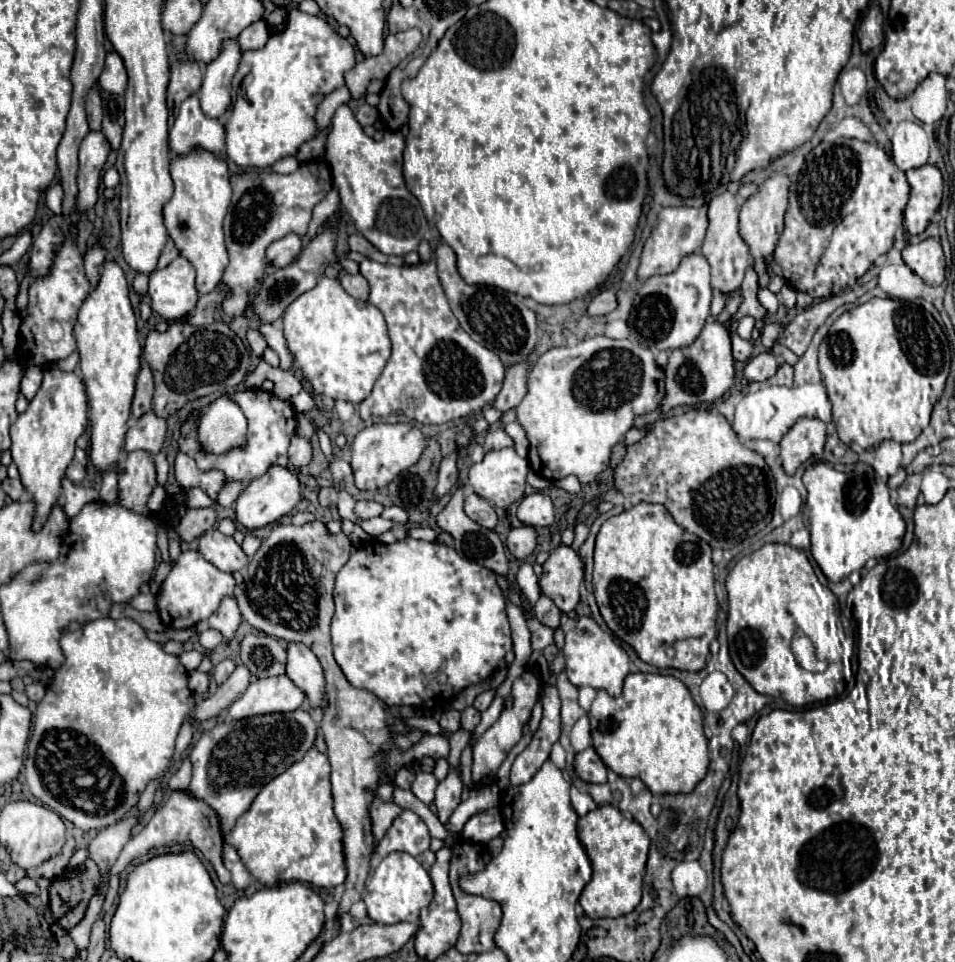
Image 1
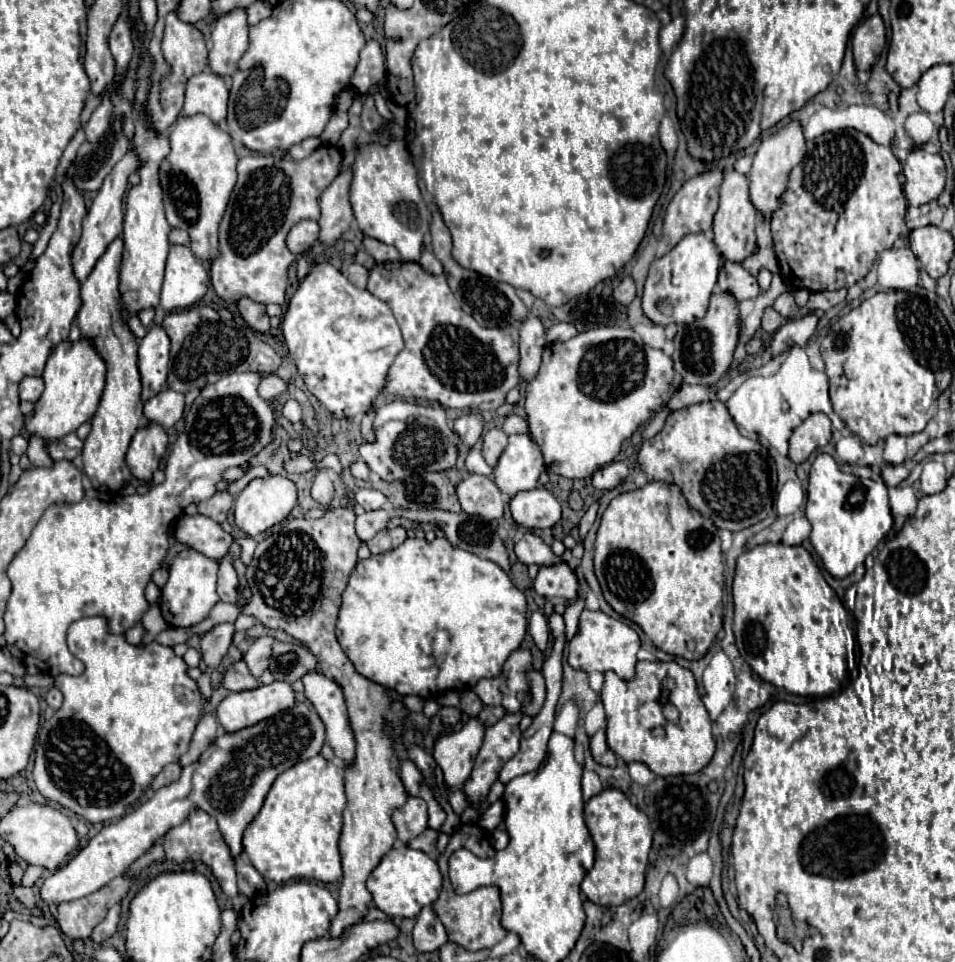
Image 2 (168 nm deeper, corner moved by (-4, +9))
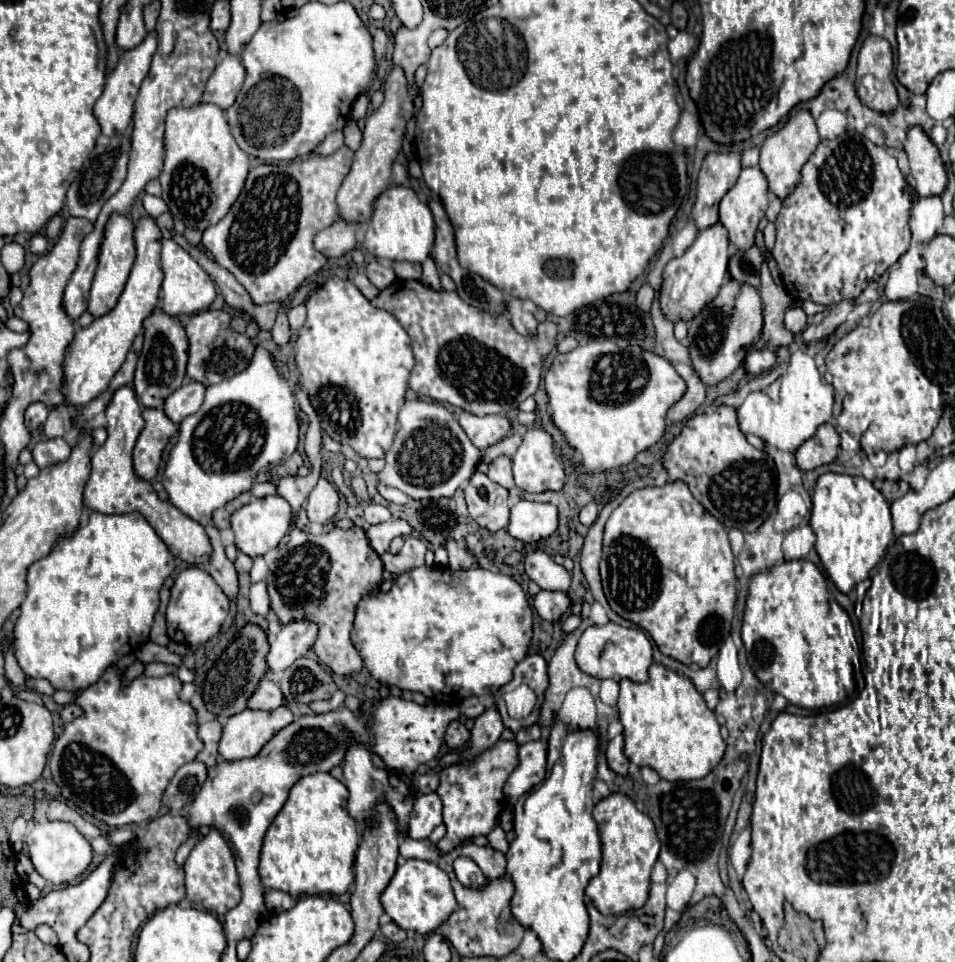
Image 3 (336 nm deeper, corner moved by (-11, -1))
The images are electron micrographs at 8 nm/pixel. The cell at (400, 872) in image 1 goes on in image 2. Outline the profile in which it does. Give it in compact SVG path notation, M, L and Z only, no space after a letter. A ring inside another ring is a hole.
M409 846L389 850L381 864L371 872L367 880L367 890L373 894L373 900L379 910L383 910L389 918L415 918L421 908L431 906L441 892L441 872L433 858L429 858L421 850L413 850Z

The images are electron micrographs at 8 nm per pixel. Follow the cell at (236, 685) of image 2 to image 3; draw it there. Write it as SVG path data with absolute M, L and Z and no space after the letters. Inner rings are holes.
M262 678L258 688L254 690L252 698L248 700L248 708L254 708L254 710L274 710L278 706L282 706L284 698L282 698L282 692L278 688L276 682L272 682L270 678Z

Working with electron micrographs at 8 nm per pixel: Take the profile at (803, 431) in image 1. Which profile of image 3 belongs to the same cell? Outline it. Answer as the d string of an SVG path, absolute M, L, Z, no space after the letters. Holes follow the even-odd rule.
M824 424L818 428L818 432L806 440L796 450L796 464L800 470L814 470L822 464L830 464L838 456L840 436L834 430L832 424Z

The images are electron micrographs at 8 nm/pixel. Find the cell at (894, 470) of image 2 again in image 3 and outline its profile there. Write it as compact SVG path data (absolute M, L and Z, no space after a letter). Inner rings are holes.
M904 480L884 482L884 486L882 486L882 494L884 494L884 498L888 500L888 504L894 502L894 500L898 500L898 498L904 496L906 492L910 492L910 486L908 486L908 482L904 482Z

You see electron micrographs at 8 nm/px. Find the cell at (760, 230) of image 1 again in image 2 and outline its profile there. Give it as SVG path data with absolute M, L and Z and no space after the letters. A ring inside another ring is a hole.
M791 120L785 124L779 132L767 136L761 140L761 146L755 154L753 168L749 174L751 182L751 202L755 204L757 212L773 214L777 210L777 204L781 204L781 192L785 192L785 184L789 178L789 172L803 160L805 156L805 138L803 138L803 128L797 120Z

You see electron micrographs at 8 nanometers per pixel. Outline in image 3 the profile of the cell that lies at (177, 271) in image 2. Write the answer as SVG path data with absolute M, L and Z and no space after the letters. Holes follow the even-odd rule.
M164 238L162 242L162 270L164 270L164 282L162 282L162 310L166 314L178 316L178 314L196 314L206 310L214 298L216 288L212 278L208 278L206 270L174 240Z

